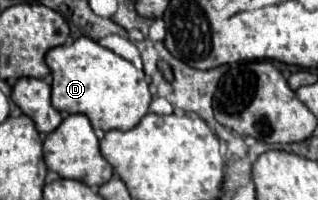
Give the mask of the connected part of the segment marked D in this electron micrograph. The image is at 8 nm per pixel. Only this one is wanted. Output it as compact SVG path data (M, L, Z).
M79 37L69 45L53 47L47 53L47 65L53 77L53 107L61 113L87 115L93 129L133 129L149 111L151 93L145 73L89 37Z

